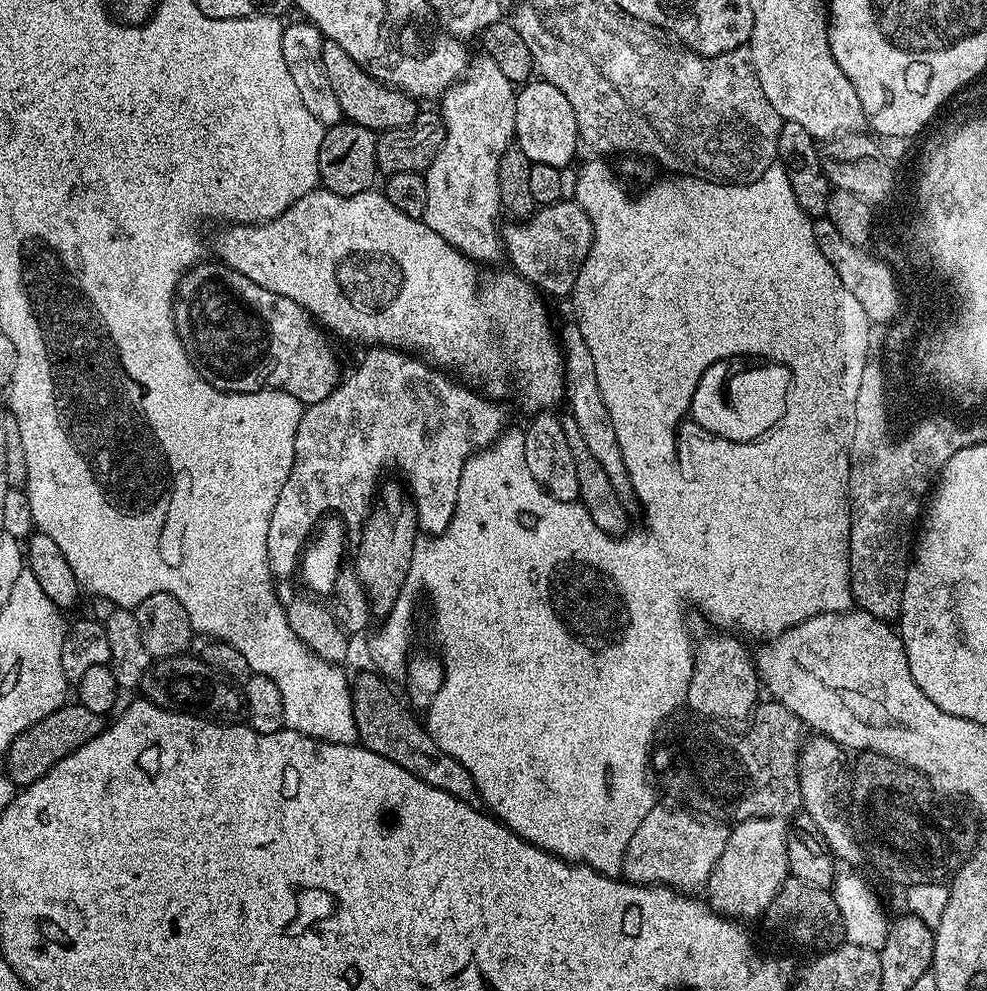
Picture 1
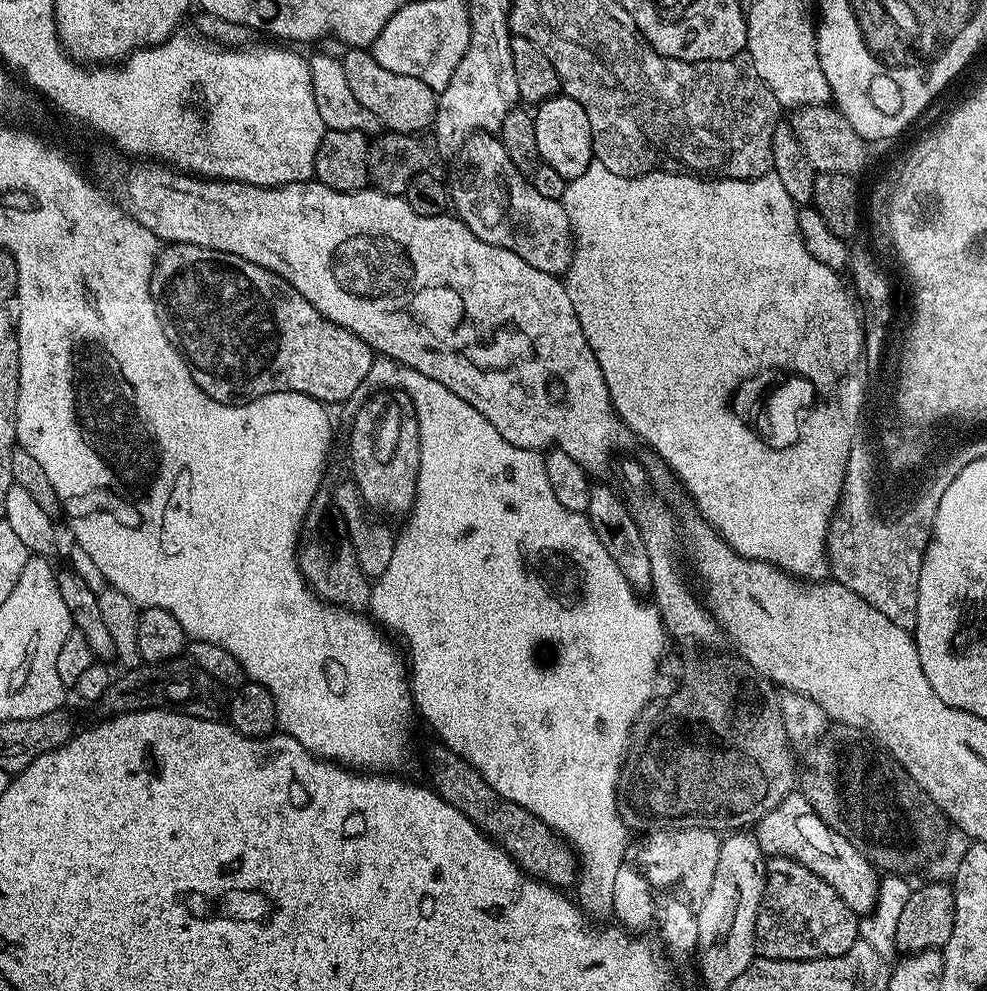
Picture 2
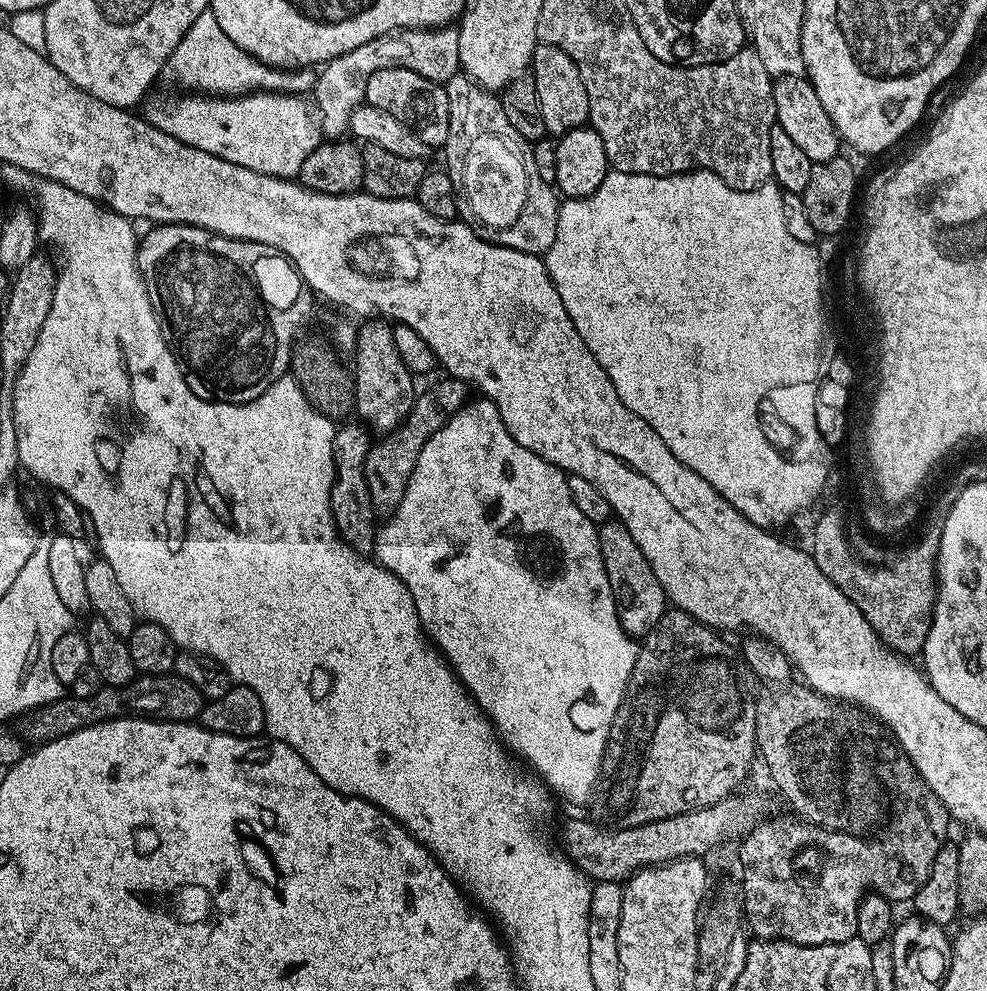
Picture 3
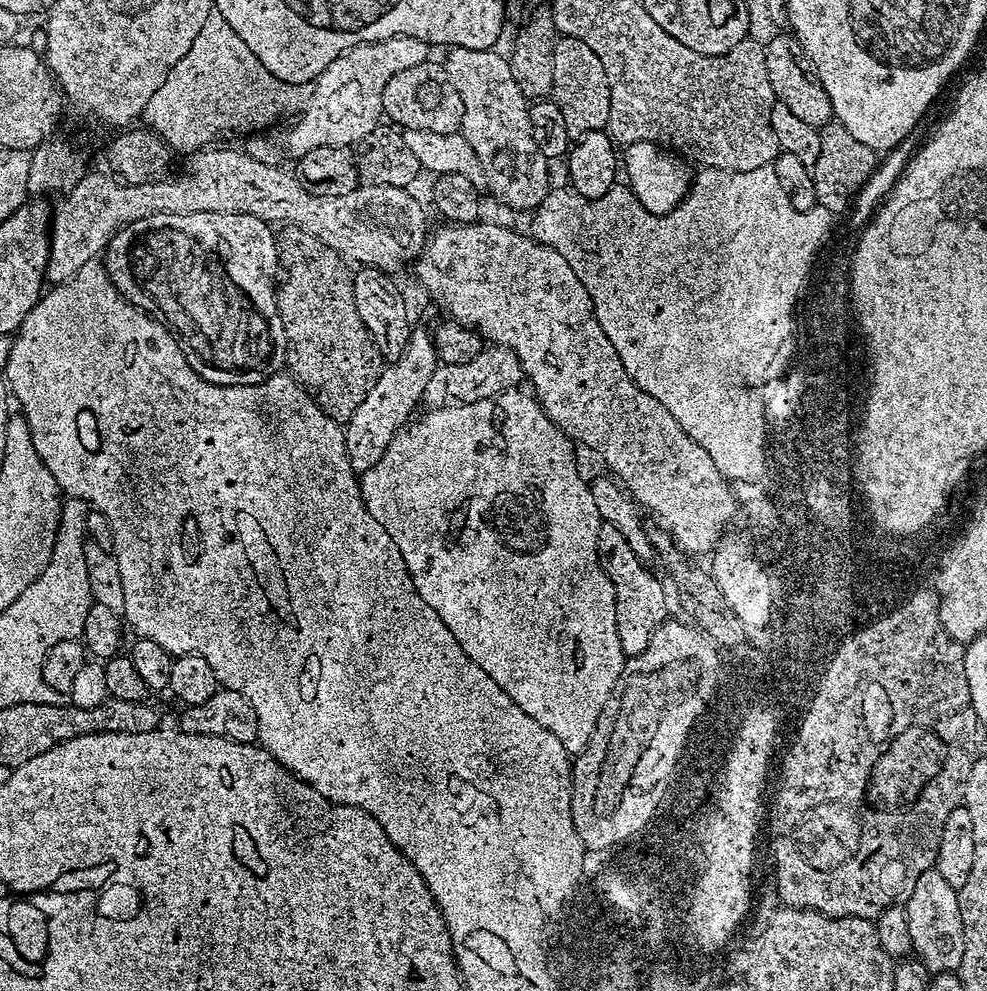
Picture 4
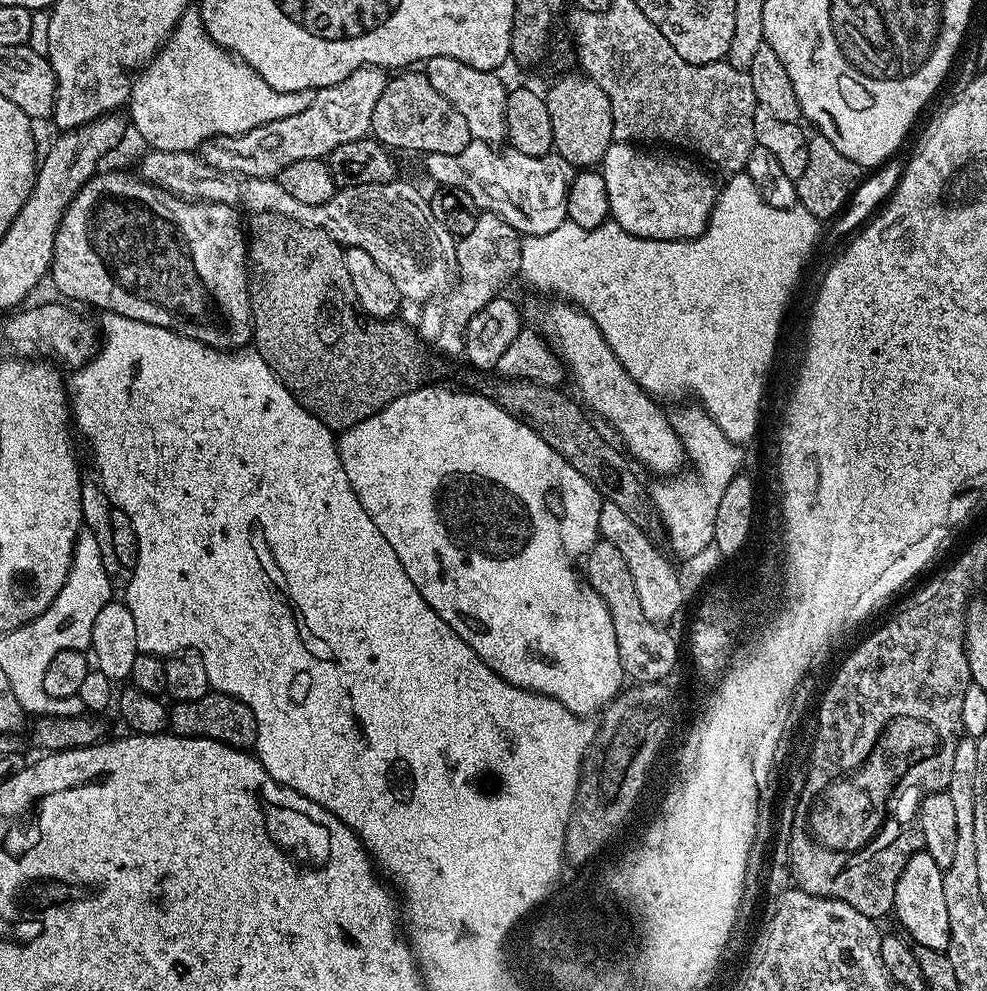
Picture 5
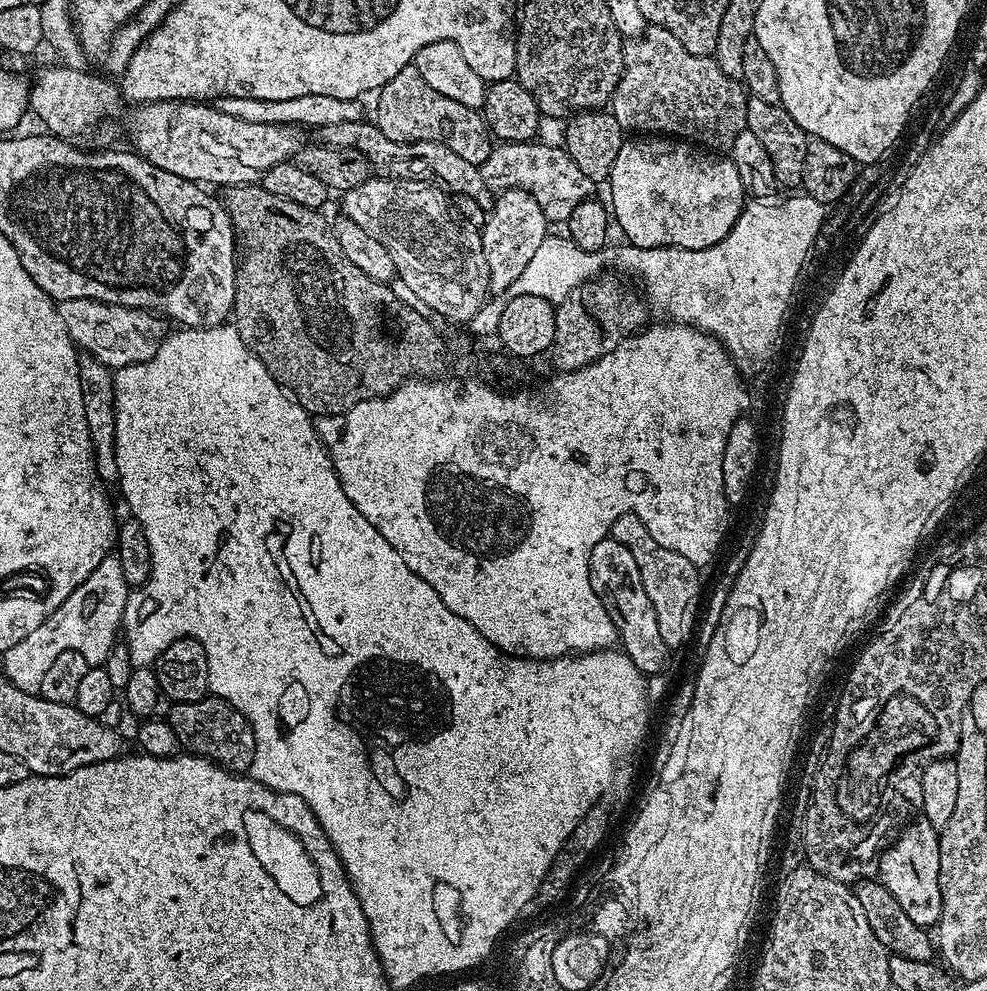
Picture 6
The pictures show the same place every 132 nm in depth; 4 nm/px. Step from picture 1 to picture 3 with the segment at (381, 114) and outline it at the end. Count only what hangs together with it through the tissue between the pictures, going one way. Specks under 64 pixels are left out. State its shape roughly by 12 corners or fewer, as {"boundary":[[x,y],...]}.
{"boundary":[[405,68],[378,70],[365,101],[434,150],[448,137],[448,93]]}

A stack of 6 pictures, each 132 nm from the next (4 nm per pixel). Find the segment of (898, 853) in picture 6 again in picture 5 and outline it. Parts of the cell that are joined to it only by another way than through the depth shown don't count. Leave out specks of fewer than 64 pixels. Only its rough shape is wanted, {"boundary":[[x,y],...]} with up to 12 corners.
{"boundary":[[926,851],[906,862],[894,916],[913,945],[943,952],[944,869]]}

